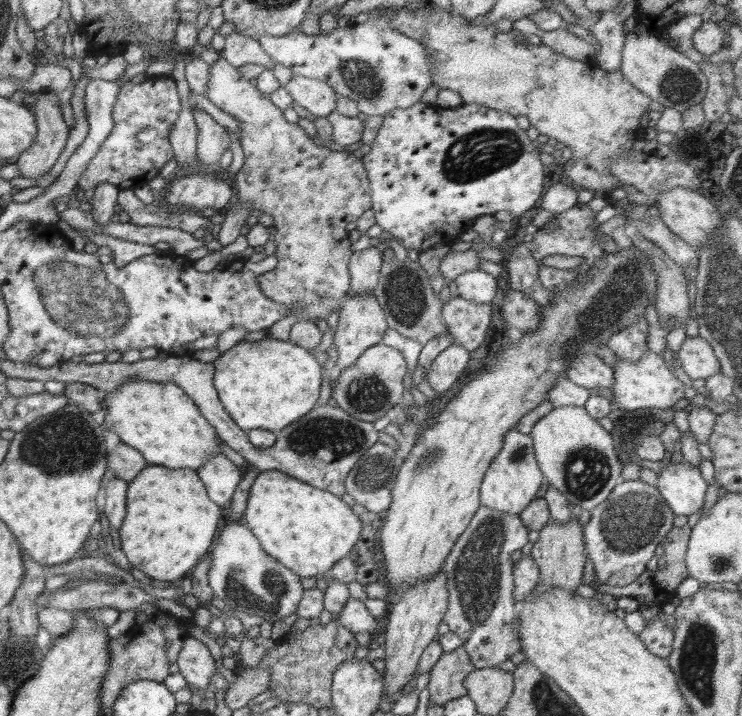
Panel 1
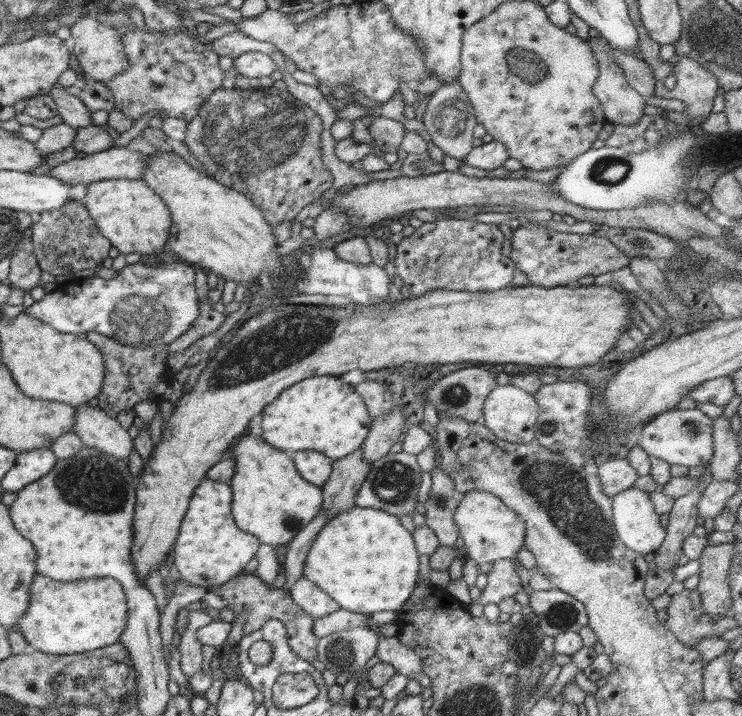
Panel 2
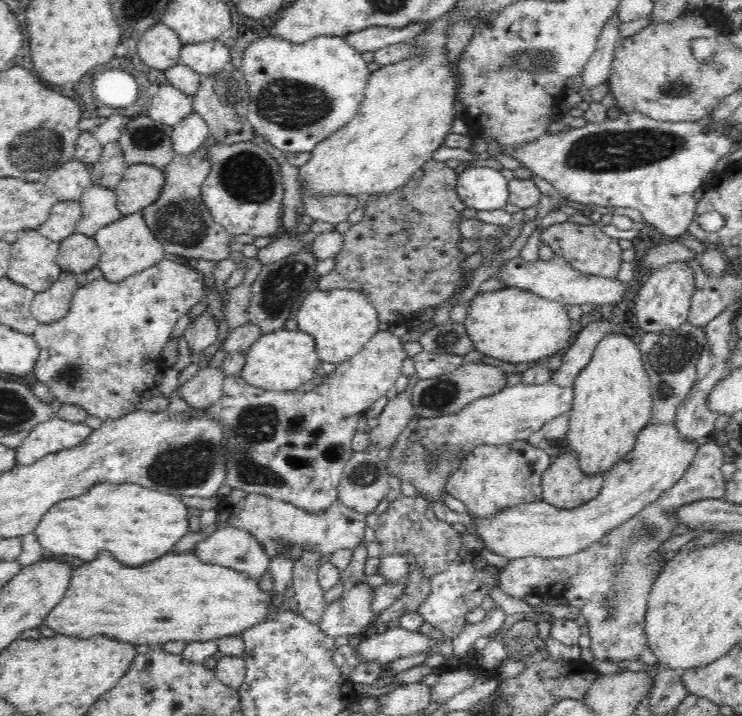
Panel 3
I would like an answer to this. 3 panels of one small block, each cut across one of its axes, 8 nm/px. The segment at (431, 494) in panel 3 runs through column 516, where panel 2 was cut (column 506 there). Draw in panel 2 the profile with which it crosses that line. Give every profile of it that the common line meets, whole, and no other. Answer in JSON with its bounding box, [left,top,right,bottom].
[483,384,540,444]

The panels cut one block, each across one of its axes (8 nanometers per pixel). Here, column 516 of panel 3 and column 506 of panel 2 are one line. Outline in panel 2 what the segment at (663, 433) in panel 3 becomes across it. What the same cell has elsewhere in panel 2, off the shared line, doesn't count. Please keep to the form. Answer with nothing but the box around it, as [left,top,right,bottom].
[453,491,525,567]

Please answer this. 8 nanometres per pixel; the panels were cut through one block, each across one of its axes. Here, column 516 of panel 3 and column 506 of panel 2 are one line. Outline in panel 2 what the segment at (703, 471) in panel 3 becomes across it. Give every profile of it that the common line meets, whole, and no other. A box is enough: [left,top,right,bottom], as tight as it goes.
[472,559,523,604]

